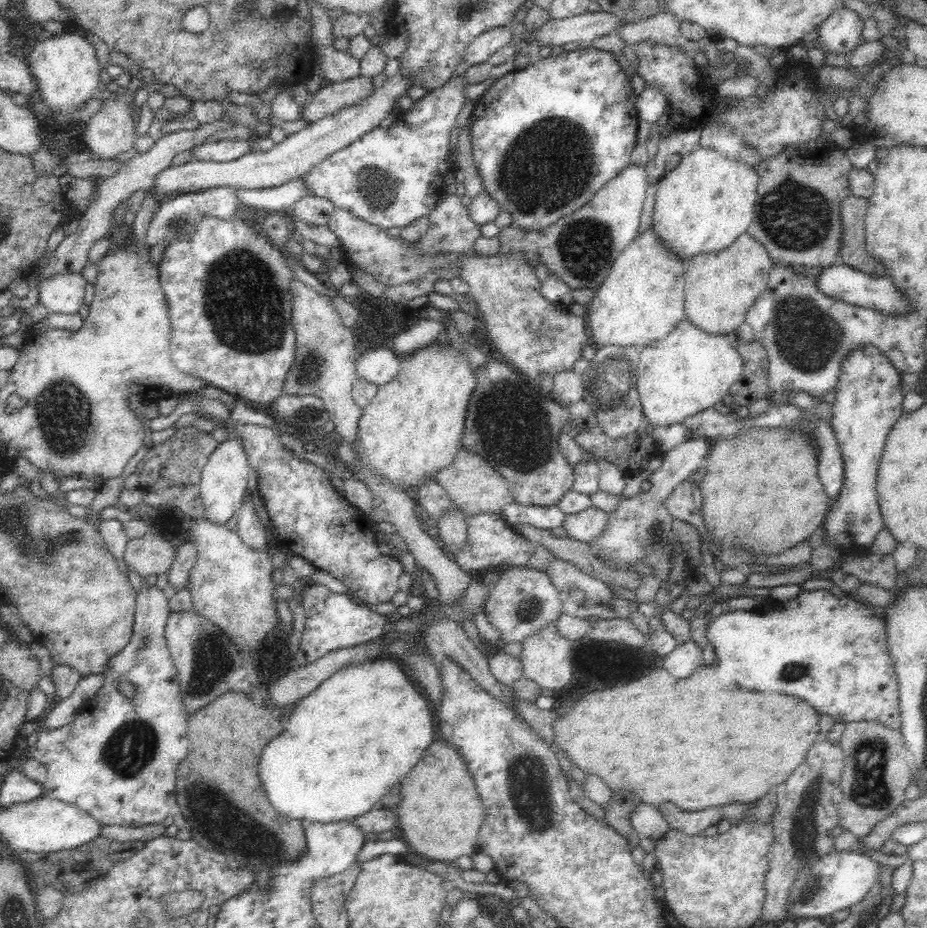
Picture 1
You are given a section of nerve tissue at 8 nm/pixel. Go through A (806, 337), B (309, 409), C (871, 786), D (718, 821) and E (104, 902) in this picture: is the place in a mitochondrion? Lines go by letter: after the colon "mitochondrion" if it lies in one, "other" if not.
A: mitochondrion
B: mitochondrion
C: mitochondrion
D: other
E: other

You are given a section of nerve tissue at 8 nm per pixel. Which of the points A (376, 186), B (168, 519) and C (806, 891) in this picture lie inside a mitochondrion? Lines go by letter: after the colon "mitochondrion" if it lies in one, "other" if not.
A: mitochondrion
B: other
C: mitochondrion

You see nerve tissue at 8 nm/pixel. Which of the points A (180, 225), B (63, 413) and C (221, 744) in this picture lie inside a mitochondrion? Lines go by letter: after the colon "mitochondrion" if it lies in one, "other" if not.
A: mitochondrion
B: mitochondrion
C: other

